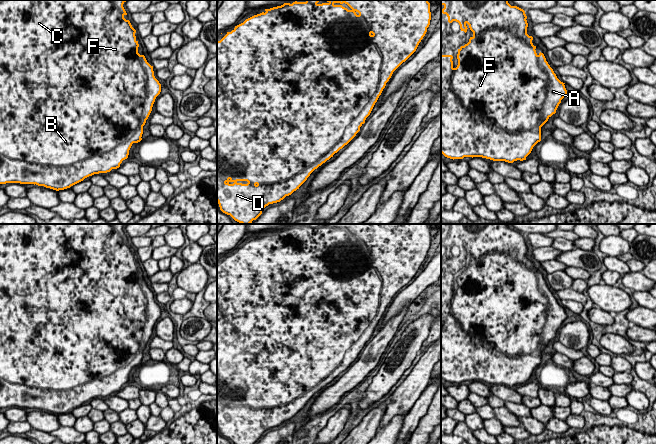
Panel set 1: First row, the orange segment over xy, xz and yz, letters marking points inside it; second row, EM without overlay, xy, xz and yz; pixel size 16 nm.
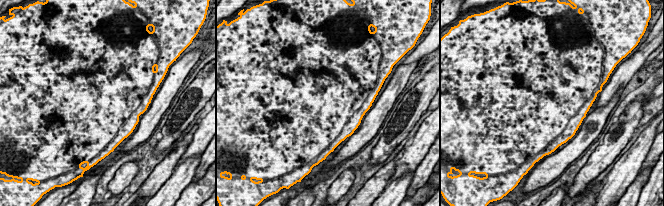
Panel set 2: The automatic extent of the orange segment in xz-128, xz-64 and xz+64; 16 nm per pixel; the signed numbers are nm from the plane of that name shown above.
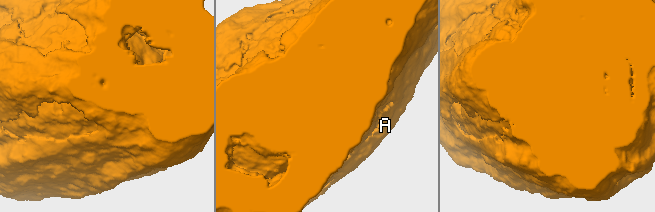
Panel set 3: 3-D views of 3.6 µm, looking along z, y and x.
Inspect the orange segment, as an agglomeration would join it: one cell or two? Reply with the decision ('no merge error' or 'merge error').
no merge error

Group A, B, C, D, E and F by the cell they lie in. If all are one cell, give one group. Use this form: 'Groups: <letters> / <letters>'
Groups: A B C D E F

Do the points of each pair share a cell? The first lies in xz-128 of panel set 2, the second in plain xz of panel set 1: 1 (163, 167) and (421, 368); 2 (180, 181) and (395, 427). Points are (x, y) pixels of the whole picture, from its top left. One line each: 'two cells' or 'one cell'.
1: two cells
2: one cell

